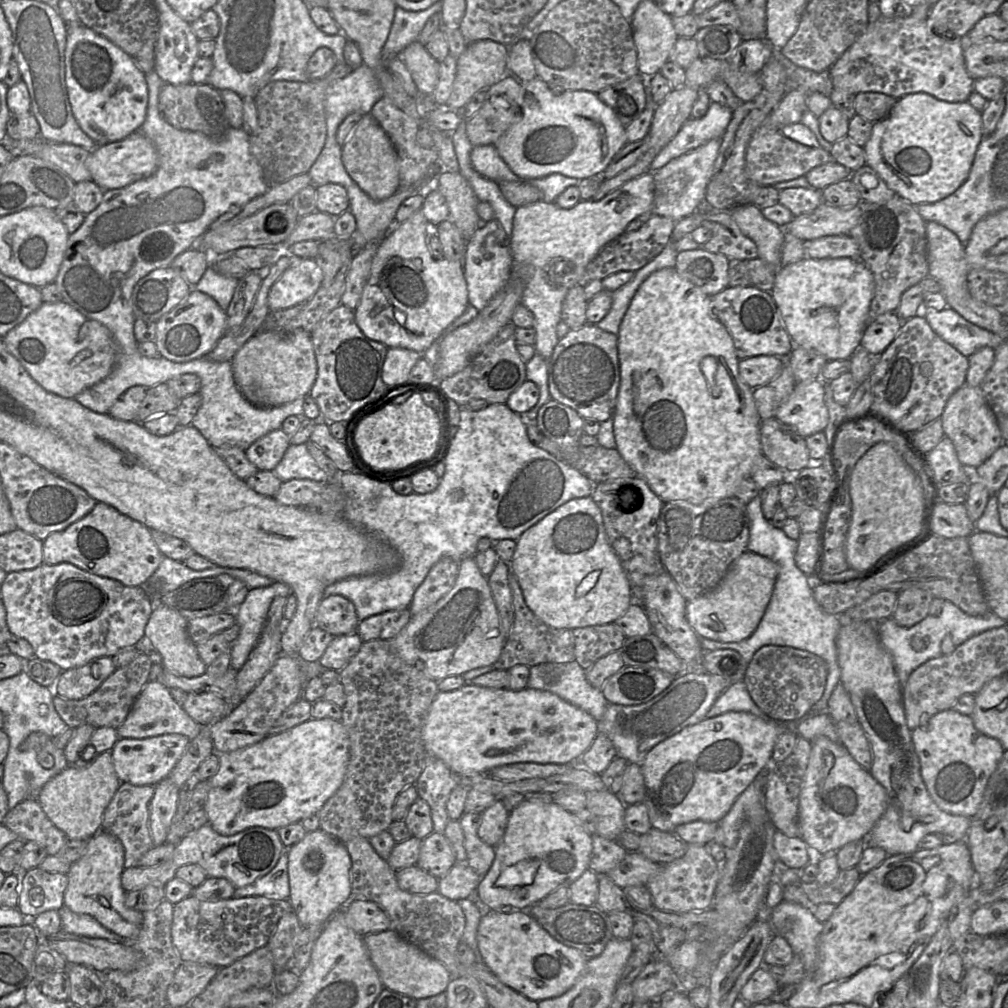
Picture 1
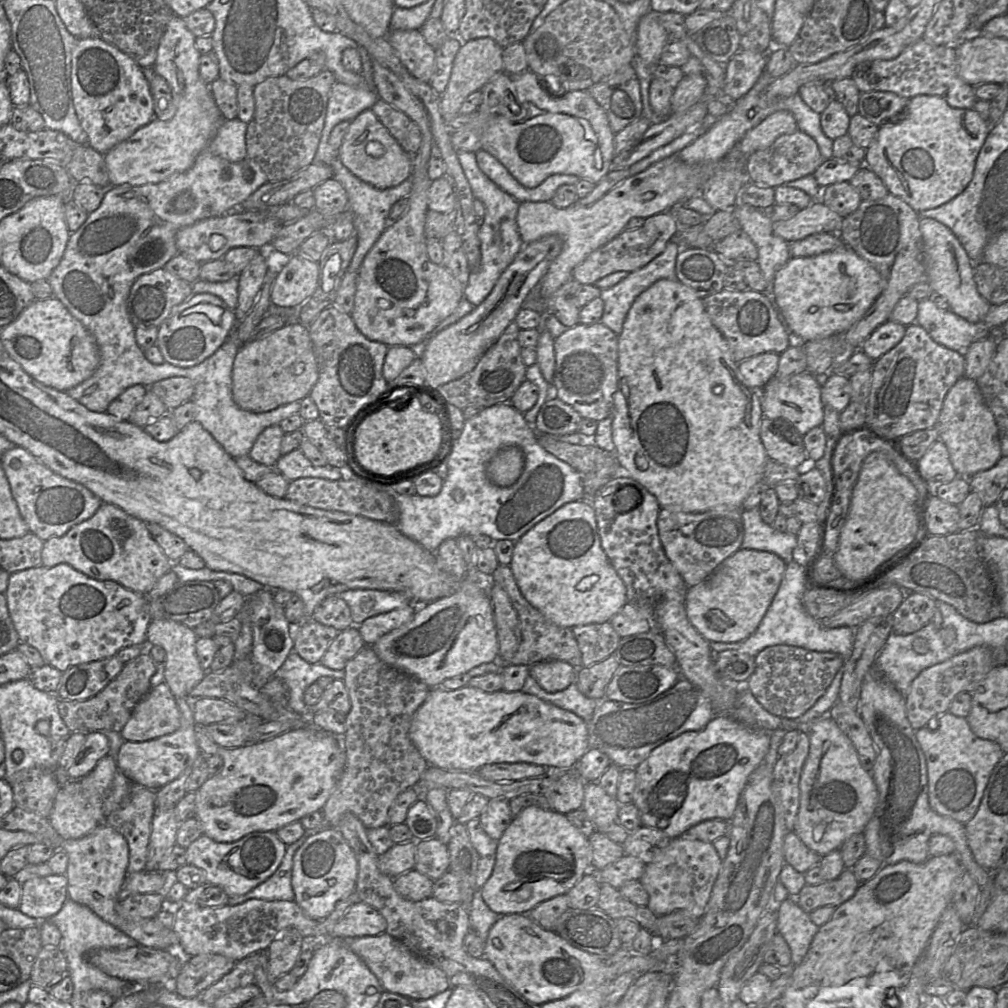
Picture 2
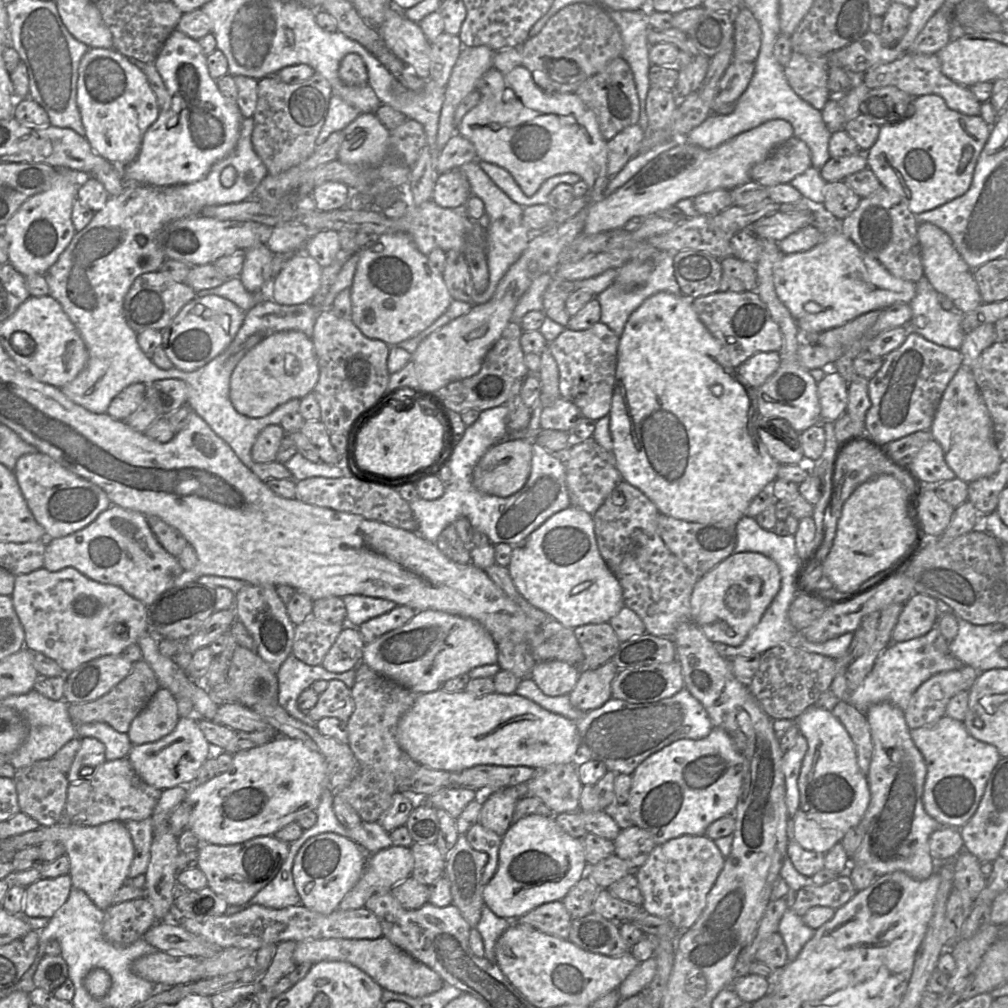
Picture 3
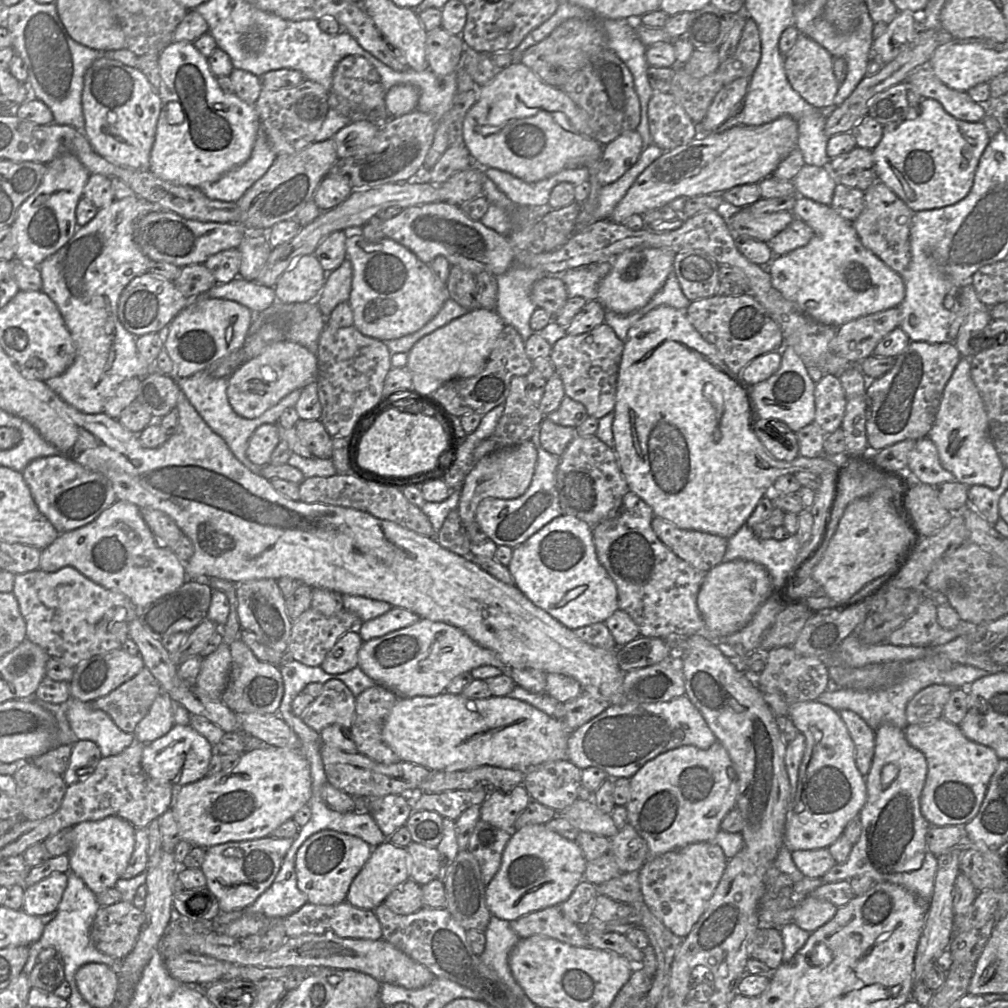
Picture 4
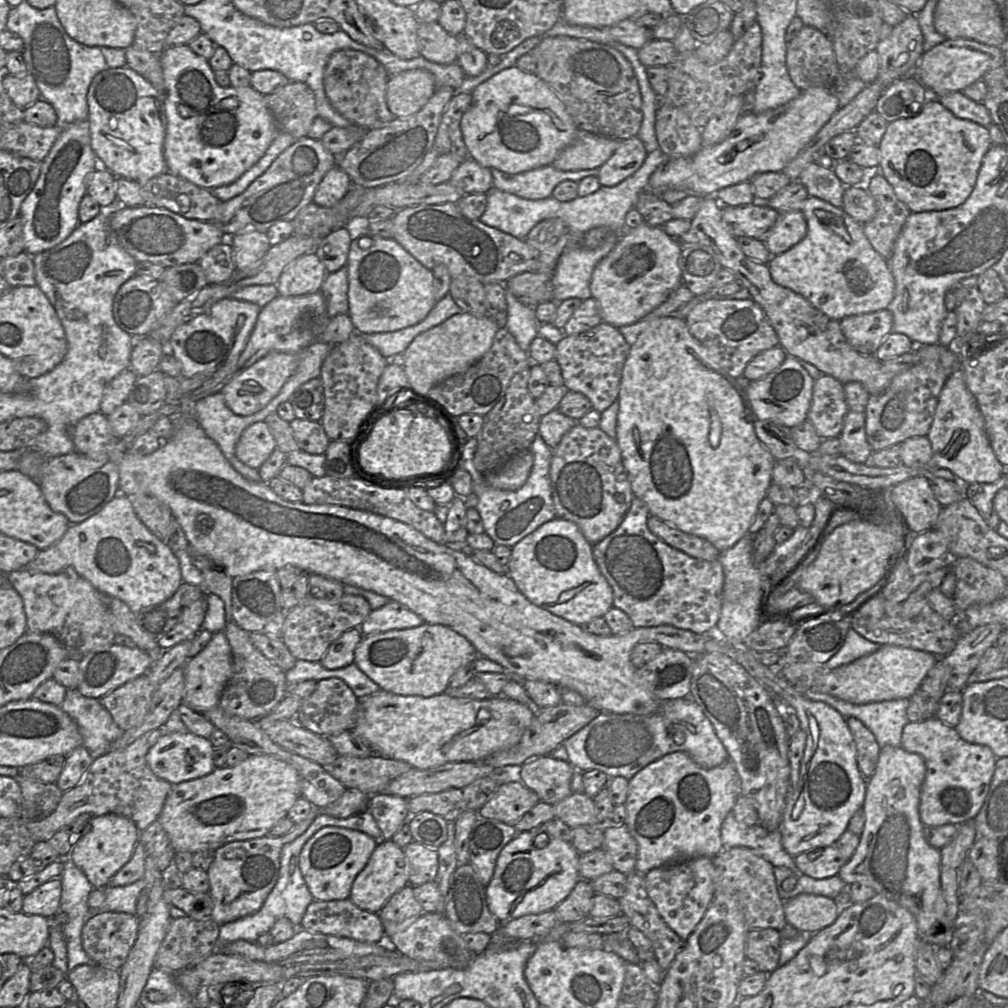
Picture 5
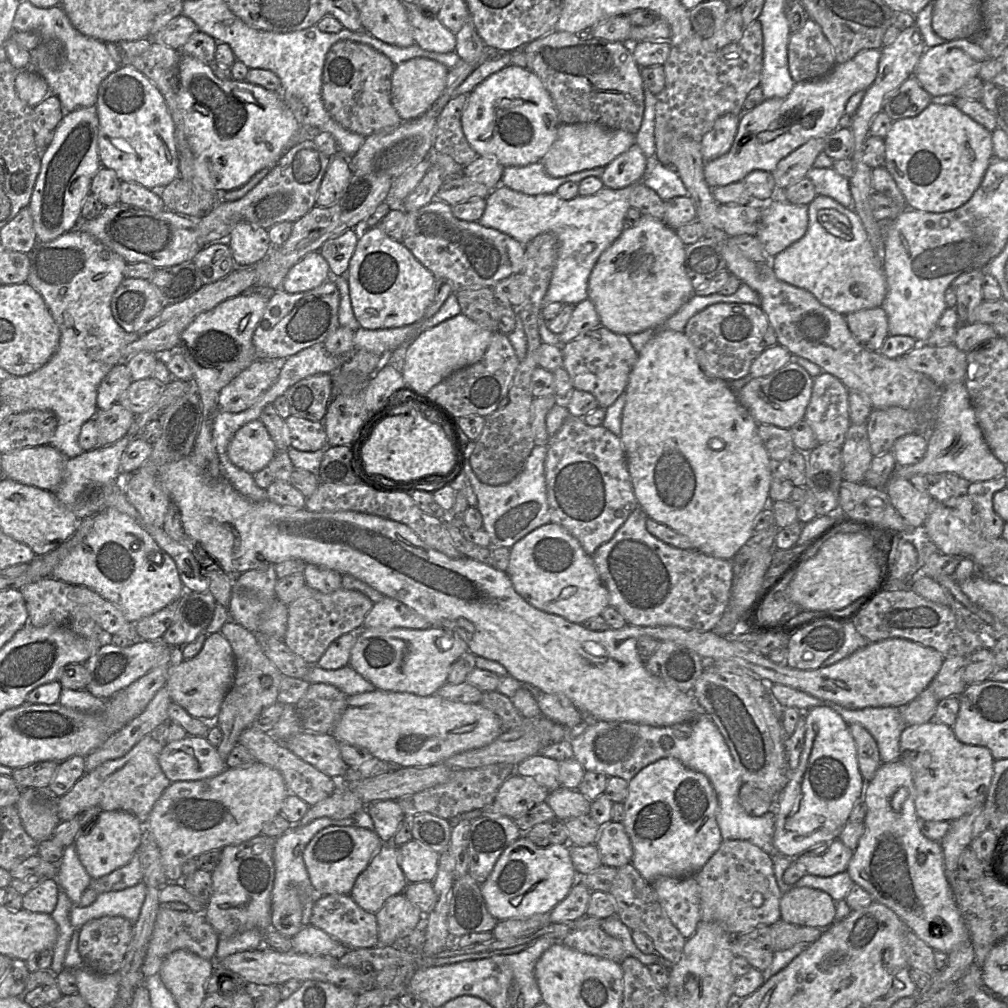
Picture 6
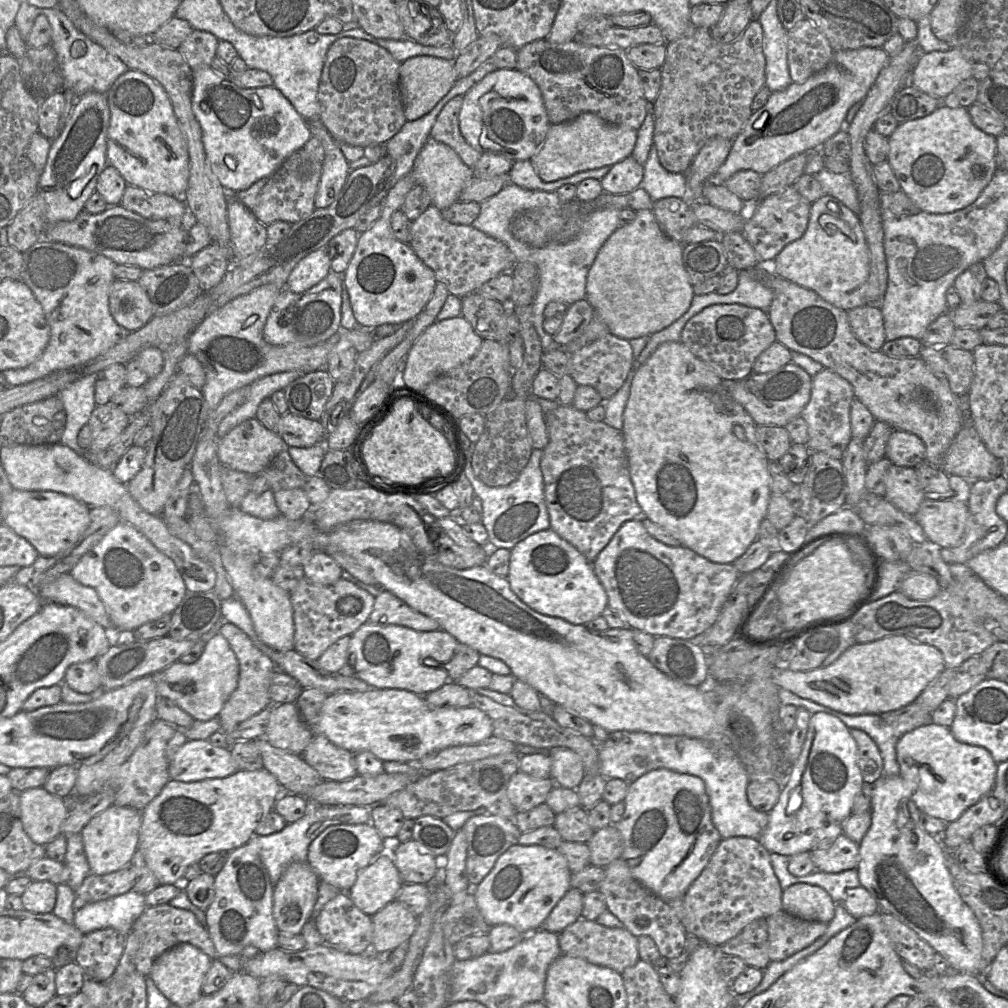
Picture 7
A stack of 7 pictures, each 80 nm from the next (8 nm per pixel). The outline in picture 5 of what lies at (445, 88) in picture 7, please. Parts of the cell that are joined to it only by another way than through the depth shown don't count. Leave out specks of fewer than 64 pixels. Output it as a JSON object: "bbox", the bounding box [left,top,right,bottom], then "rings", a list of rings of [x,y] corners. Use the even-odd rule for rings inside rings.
{"bbox":[386,69,436,118],"rings":[[[414,69],[392,75],[386,87],[386,102],[396,118],[417,113],[436,92],[433,74]]]}

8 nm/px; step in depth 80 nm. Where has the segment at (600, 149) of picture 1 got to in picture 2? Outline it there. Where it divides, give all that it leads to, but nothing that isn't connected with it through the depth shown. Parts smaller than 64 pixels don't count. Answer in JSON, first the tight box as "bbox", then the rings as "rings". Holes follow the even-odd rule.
{"bbox":[482,69,615,188],"rings":[[[529,69],[510,76],[521,112],[491,119],[482,133],[482,149],[499,160],[527,188],[539,186],[553,174],[575,175],[596,184],[600,182],[612,170],[615,157],[615,134],[604,109],[587,90],[552,96]]]}

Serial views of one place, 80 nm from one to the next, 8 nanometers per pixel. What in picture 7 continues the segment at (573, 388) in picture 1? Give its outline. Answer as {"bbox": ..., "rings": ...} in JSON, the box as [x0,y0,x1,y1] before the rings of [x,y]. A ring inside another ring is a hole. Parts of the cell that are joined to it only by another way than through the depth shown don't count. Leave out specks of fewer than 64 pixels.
{"bbox":[569,333,634,401],"rings":[[[608,333],[570,355],[569,376],[578,386],[591,386],[600,394],[604,401],[607,401],[622,387],[634,365],[634,361],[629,340]]]}

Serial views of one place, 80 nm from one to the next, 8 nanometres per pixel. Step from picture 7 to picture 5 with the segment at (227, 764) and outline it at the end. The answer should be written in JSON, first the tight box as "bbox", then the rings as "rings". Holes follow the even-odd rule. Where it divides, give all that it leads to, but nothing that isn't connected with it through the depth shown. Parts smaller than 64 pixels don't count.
{"bbox":[146,732,215,784],"rings":[[[164,732],[146,755],[152,772],[159,778],[174,784],[203,777],[215,769],[214,747],[209,739],[186,732]]]}

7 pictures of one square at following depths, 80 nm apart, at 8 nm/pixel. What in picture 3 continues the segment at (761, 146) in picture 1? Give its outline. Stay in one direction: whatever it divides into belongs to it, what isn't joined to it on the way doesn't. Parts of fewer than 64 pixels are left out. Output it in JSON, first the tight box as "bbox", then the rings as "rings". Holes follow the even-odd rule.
{"bbox":[750,136,812,187],"rings":[[[793,136],[776,147],[762,162],[750,170],[750,180],[765,187],[789,183],[812,166],[807,144]]]}

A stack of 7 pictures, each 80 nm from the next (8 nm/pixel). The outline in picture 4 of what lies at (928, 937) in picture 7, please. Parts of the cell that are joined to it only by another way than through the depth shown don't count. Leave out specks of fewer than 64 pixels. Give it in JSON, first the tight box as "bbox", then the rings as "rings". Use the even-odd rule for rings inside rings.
{"bbox":[822,725,938,904],"rings":[[[882,725],[875,731],[874,757],[866,775],[867,800],[859,814],[861,836],[847,861],[836,864],[822,877],[824,883],[868,876],[875,882],[900,885],[929,904],[934,893],[938,858],[928,848],[926,835],[931,825],[920,810],[927,772],[924,754],[908,743],[904,729]]]}

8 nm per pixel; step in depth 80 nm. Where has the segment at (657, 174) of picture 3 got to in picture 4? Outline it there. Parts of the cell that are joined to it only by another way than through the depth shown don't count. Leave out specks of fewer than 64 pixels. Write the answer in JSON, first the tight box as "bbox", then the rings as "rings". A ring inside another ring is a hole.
{"bbox":[610,116,798,224],"rings":[[[782,116],[760,126],[736,126],[722,133],[703,133],[686,145],[664,151],[635,180],[614,208],[610,220],[623,224],[633,214],[665,206],[678,197],[721,194],[733,187],[759,183],[798,148],[798,124]]]}

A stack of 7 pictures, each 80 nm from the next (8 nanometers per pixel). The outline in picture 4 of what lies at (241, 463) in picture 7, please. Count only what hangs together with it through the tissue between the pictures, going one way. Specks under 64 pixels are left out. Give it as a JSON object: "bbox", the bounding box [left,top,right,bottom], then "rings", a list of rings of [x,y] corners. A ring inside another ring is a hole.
{"bbox":[246,424,280,466],"rings":[[[277,424],[259,426],[249,439],[246,455],[258,466],[270,463],[270,456],[280,442]]]}

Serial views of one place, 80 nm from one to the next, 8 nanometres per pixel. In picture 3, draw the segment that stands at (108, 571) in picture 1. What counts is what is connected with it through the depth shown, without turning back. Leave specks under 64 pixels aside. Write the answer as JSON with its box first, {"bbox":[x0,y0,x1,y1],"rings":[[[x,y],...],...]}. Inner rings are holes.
{"bbox":[43,504,184,606],"rings":[[[114,504],[86,527],[63,537],[46,539],[43,567],[50,572],[75,568],[93,581],[122,588],[146,606],[174,588],[176,578],[184,571],[177,558],[159,544],[145,515]]]}

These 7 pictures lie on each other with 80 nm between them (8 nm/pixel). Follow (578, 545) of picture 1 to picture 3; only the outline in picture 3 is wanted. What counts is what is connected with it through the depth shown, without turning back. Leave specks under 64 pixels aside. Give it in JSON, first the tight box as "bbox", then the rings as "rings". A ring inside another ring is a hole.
{"bbox":[508,506,625,629],"rings":[[[574,506],[553,514],[521,543],[514,545],[508,571],[516,589],[530,604],[571,629],[607,623],[625,606],[622,587],[600,555],[593,516]]]}

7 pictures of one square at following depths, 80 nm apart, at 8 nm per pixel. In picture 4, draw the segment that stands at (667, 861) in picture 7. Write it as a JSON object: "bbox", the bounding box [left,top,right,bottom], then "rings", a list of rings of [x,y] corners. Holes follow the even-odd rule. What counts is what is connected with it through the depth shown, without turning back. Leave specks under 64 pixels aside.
{"bbox":[628,741,739,858],"rings":[[[716,741],[709,749],[691,745],[664,752],[630,778],[628,823],[646,841],[649,858],[698,842],[712,842],[722,820],[735,808],[739,778],[728,751]]]}

